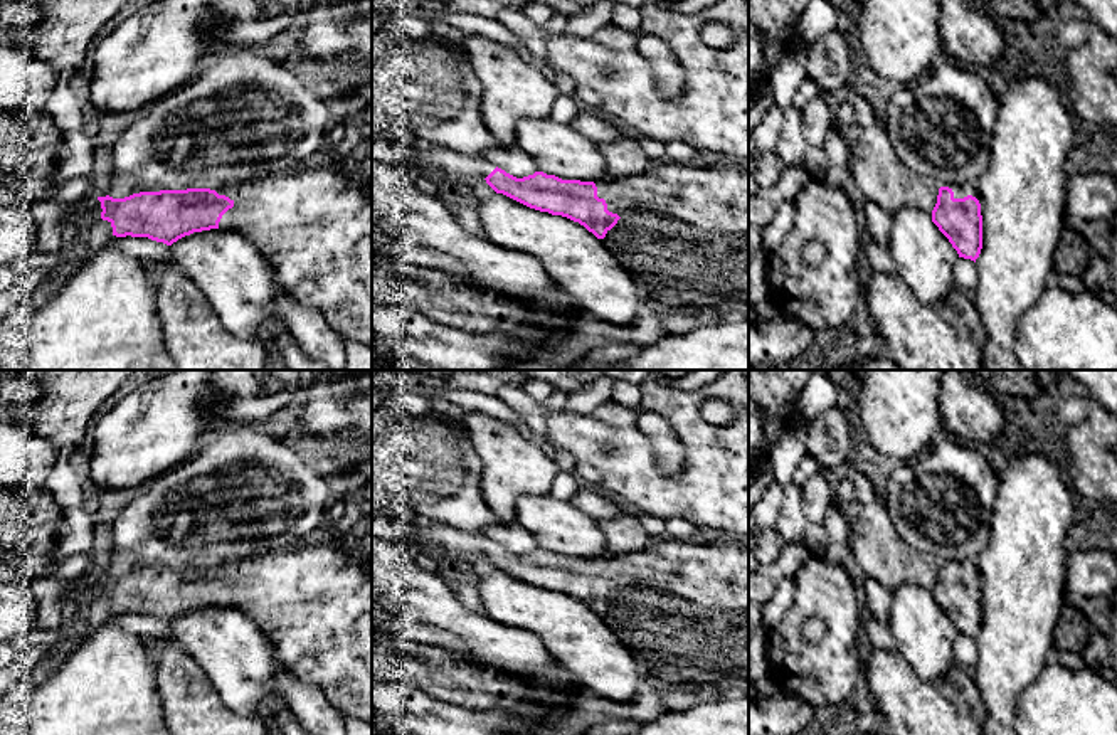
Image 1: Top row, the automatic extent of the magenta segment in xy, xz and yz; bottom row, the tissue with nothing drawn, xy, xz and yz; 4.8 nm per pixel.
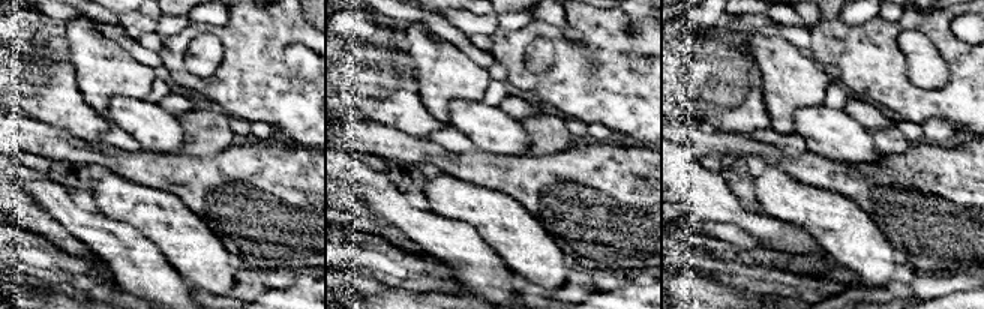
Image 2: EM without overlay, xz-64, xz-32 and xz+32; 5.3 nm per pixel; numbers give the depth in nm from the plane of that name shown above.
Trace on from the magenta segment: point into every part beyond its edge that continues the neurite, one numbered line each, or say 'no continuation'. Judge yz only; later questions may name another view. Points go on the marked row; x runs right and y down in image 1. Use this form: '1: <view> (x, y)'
1: yz (961, 190)

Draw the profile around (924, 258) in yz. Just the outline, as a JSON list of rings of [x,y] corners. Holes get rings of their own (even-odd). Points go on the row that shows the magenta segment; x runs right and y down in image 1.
[[[913,207],[892,214],[888,252],[897,276],[918,303],[939,303],[956,289],[954,264],[959,254],[932,222],[932,214]]]

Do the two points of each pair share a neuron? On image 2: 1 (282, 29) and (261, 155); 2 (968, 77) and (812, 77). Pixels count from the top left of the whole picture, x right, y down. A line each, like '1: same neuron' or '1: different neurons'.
1: different neurons
2: different neurons

